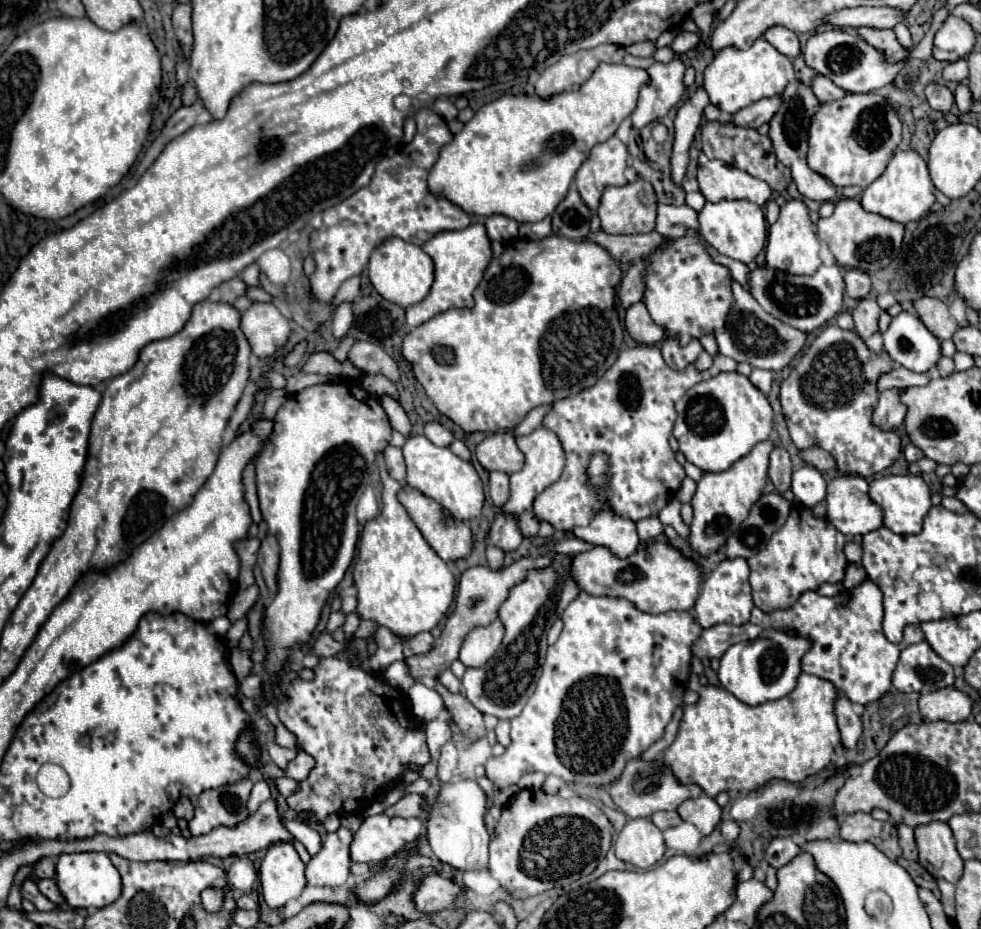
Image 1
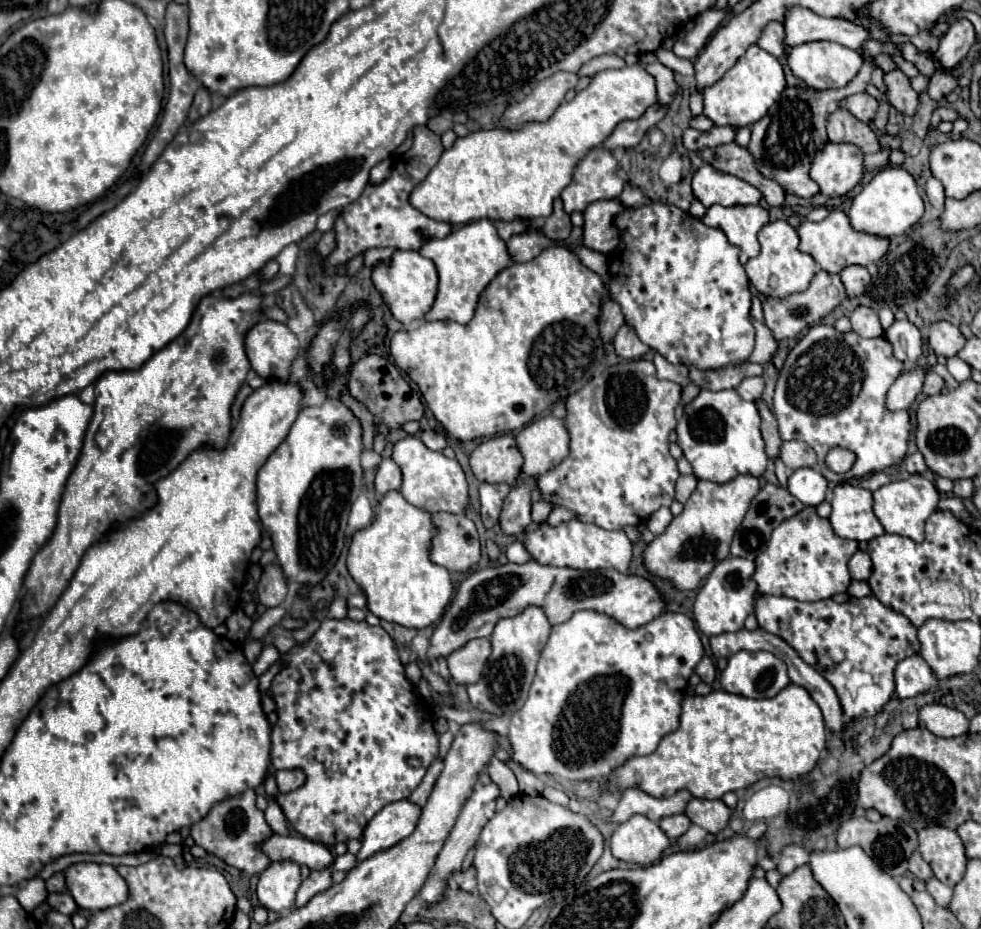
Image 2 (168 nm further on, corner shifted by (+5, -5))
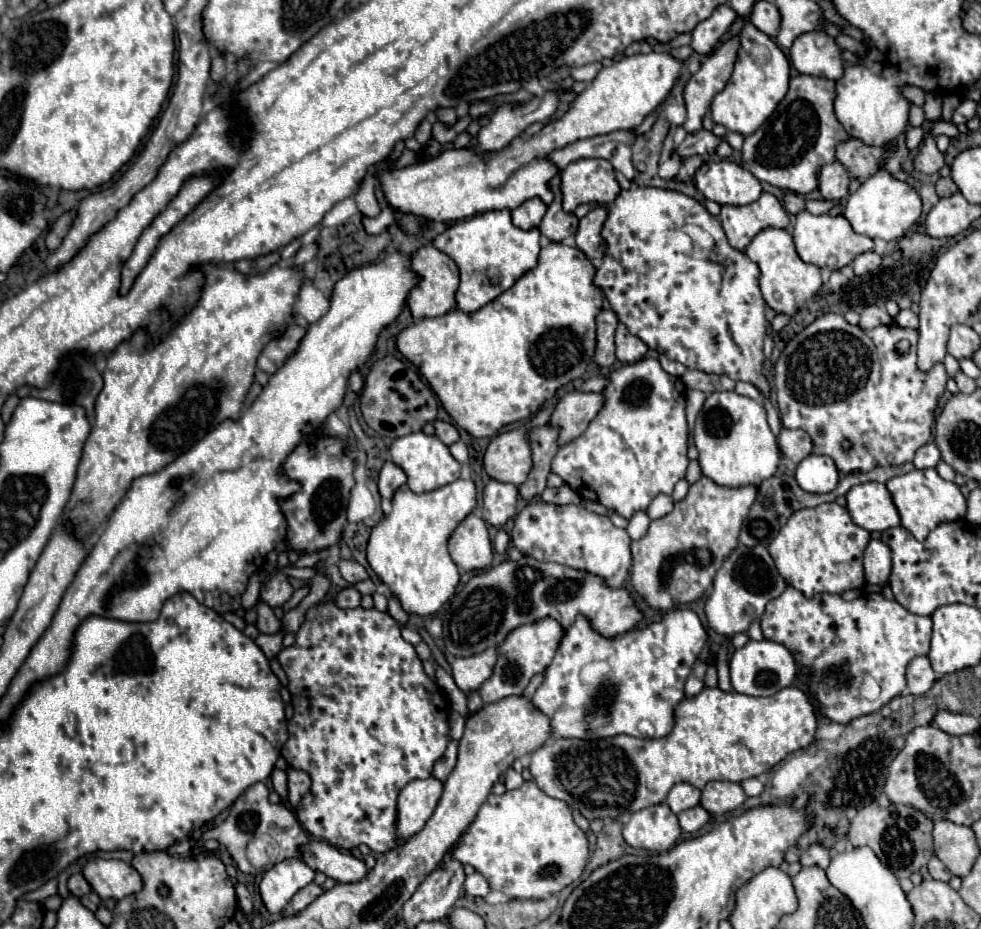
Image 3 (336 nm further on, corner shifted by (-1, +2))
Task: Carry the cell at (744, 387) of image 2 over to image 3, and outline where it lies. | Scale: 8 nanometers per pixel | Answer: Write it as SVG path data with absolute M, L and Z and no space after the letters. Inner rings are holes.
M736 382L736 390L734 390L736 394L742 394L742 396L748 396L748 398L752 398L752 400L756 400L756 402L762 402L762 394L760 394L760 390L754 386L754 384L748 384L748 382Z

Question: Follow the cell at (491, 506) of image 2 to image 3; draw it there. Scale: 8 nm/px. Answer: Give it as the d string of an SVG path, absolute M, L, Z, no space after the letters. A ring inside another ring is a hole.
M490 480L484 488L482 518L494 528L504 526L516 514L516 504L518 504L518 488L514 484Z

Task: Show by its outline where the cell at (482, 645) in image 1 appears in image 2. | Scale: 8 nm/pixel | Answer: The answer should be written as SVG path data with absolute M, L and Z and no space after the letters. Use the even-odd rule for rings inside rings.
M472 639L470 643L466 643L466 647L454 651L448 657L448 669L452 673L452 679L462 685L476 683L490 651L490 639Z

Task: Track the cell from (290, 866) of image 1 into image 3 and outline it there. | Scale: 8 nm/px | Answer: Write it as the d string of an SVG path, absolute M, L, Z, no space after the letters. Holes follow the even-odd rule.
M290 858L274 864L264 872L260 882L260 896L268 912L282 912L292 896L314 880L316 872L302 860Z

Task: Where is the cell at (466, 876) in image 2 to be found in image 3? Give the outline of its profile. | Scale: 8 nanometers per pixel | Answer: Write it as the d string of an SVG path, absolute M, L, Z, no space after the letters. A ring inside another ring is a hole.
M466 878L464 890L466 890L466 894L470 894L474 898L484 898L490 892L488 882L484 878Z

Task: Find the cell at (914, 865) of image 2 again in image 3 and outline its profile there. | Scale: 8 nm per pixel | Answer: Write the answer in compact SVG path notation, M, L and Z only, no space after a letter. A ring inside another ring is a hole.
M936 856L928 864L928 872L930 872L930 876L934 880L940 880L940 882L950 882L950 878L952 878L952 874L948 872L948 868Z

